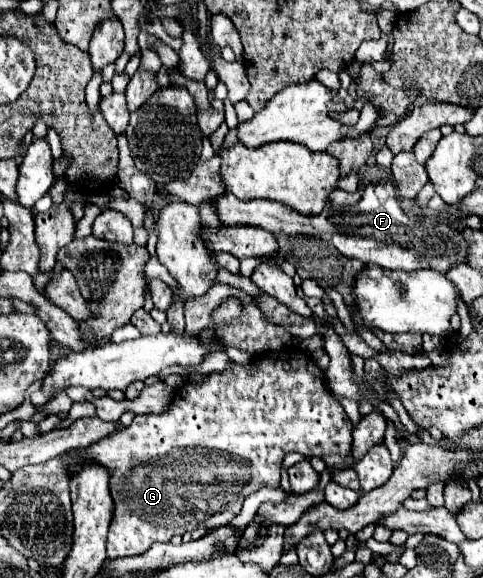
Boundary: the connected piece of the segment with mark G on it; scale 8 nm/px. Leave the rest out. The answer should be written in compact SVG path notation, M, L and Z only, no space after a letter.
M283 350L277 354L265 354L261 358L255 358L249 366L231 364L225 372L211 374L209 380L203 382L201 386L187 382L183 388L177 390L171 406L163 414L135 416L131 426L109 434L109 438L101 438L101 442L95 442L93 446L89 446L85 450L77 450L73 456L67 458L65 468L69 468L69 476L75 476L89 462L95 462L95 464L109 470L109 490L111 490L115 510L113 510L113 522L109 526L109 536L107 536L107 558L127 558L127 556L143 554L145 550L149 550L149 546L153 542L169 542L171 536L175 536L175 534L183 536L185 532L193 532L195 528L219 528L219 526L231 522L241 512L245 496L249 496L251 492L255 492L263 486L279 488L281 462L283 462L285 454L299 452L303 456L319 456L319 458L325 454L347 456L347 454L351 454L351 432L353 432L353 424L347 418L345 410L341 408L337 398L333 394L329 394L329 390L325 390L325 386L323 386L321 368L313 360L303 356L299 350L293 350L293 352Z

